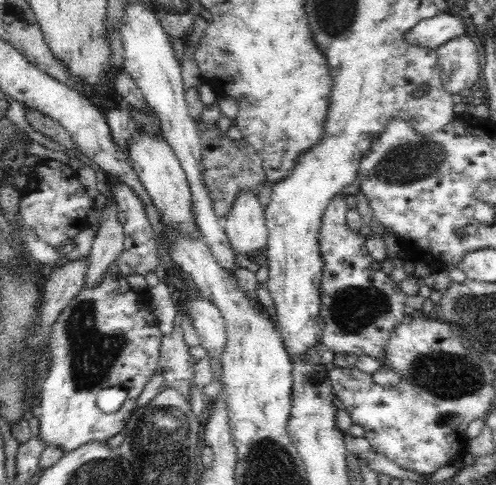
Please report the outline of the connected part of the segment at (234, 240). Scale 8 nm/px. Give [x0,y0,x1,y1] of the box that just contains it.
[224,193,269,254]

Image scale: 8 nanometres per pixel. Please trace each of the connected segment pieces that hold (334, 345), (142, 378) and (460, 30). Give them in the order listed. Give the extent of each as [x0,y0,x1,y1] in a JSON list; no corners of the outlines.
[[317,194,407,358],[36,272,162,454],[404,12,472,49]]

